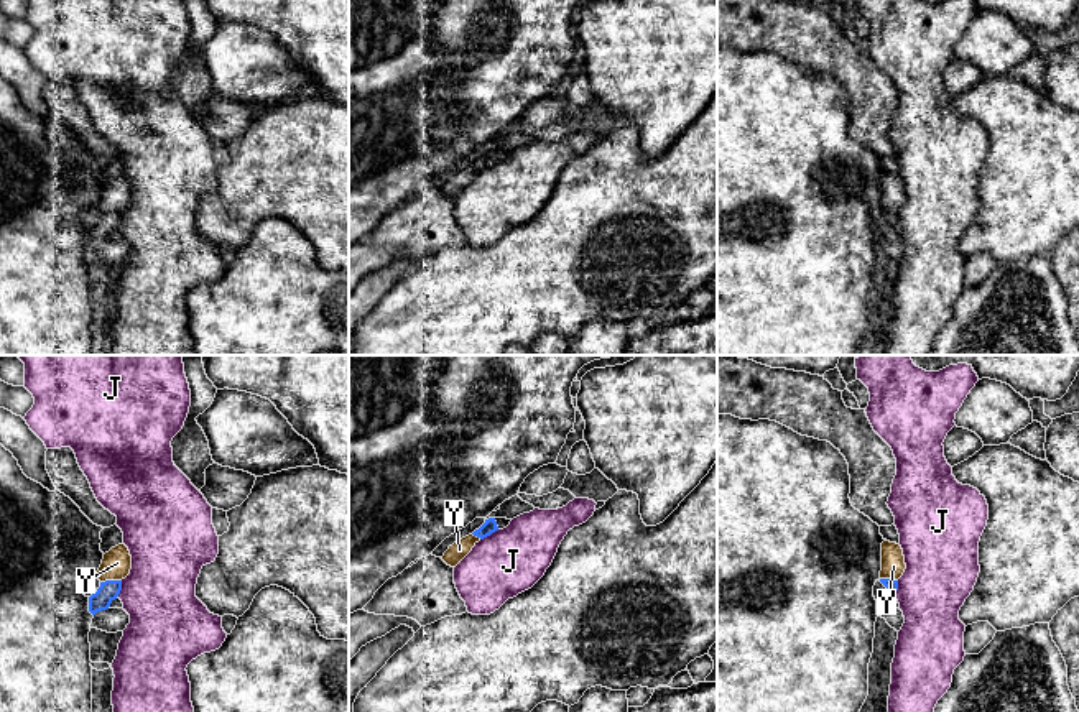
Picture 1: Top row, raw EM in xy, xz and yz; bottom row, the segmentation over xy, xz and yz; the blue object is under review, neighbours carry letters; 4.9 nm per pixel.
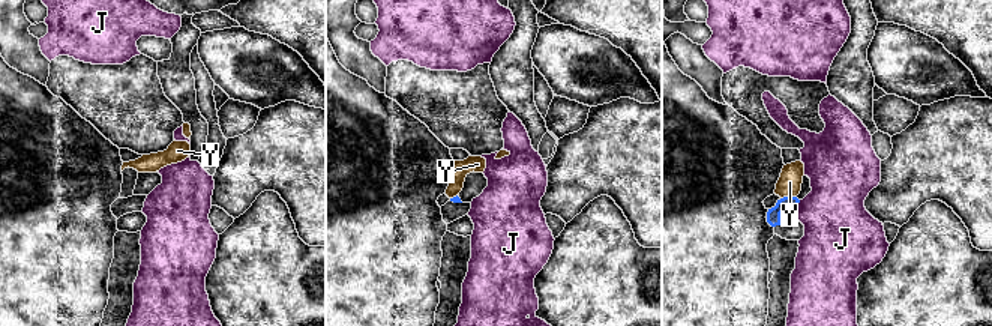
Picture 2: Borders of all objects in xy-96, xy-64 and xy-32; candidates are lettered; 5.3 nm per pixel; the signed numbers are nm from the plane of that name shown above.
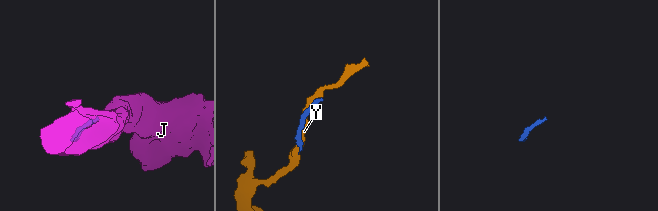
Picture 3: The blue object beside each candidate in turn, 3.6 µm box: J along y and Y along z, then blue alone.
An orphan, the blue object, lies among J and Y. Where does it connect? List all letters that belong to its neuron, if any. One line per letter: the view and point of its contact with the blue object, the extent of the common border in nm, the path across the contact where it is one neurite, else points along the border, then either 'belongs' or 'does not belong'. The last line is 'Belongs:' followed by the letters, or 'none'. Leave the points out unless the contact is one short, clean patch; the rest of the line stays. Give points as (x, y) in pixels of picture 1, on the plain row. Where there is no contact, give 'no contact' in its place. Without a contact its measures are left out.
J: meets blue in xz at (489, 166); contact 110 nm long; border along xz (497, 160), (481, 171); does not belong
Y: meets blue in xy at (111, 212); contact 110 nm long; does not belong
Belongs: none

